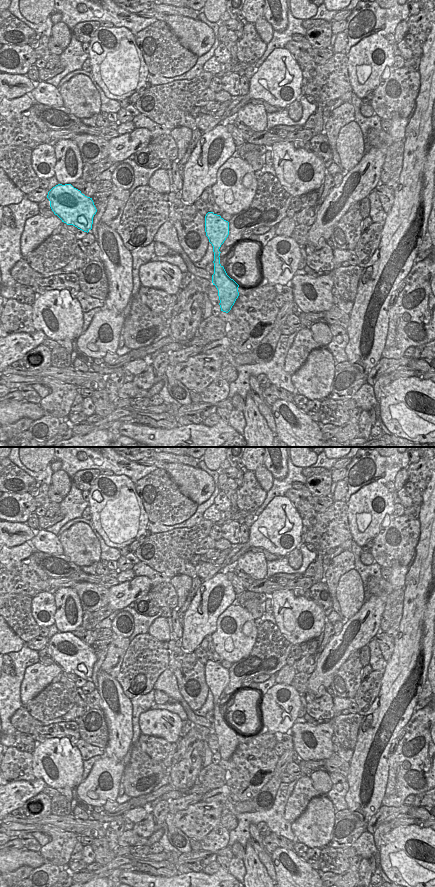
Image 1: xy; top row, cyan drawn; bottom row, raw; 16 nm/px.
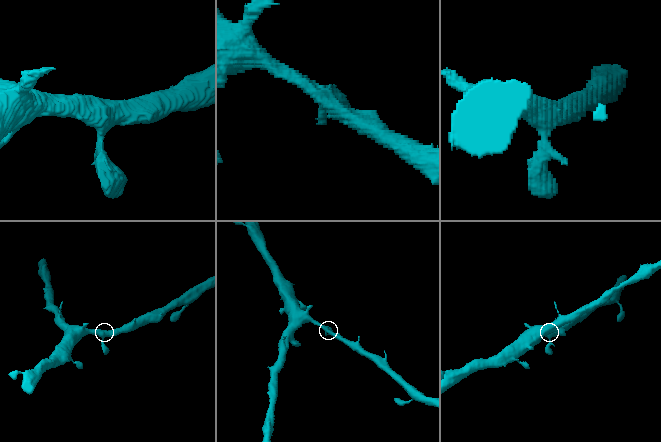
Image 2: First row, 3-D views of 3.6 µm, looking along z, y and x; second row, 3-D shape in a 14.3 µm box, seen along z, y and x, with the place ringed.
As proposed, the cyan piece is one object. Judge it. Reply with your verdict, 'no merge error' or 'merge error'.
no merge error

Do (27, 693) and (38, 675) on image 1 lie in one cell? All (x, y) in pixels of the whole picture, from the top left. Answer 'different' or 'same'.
same

